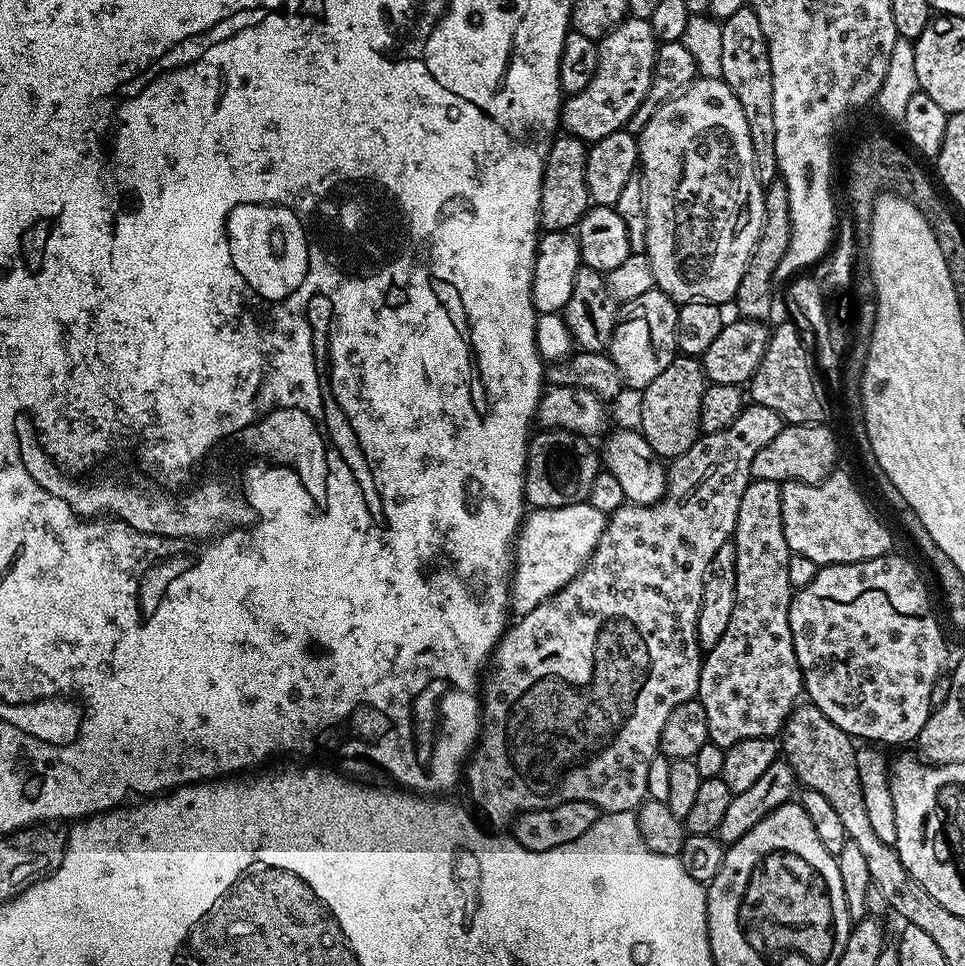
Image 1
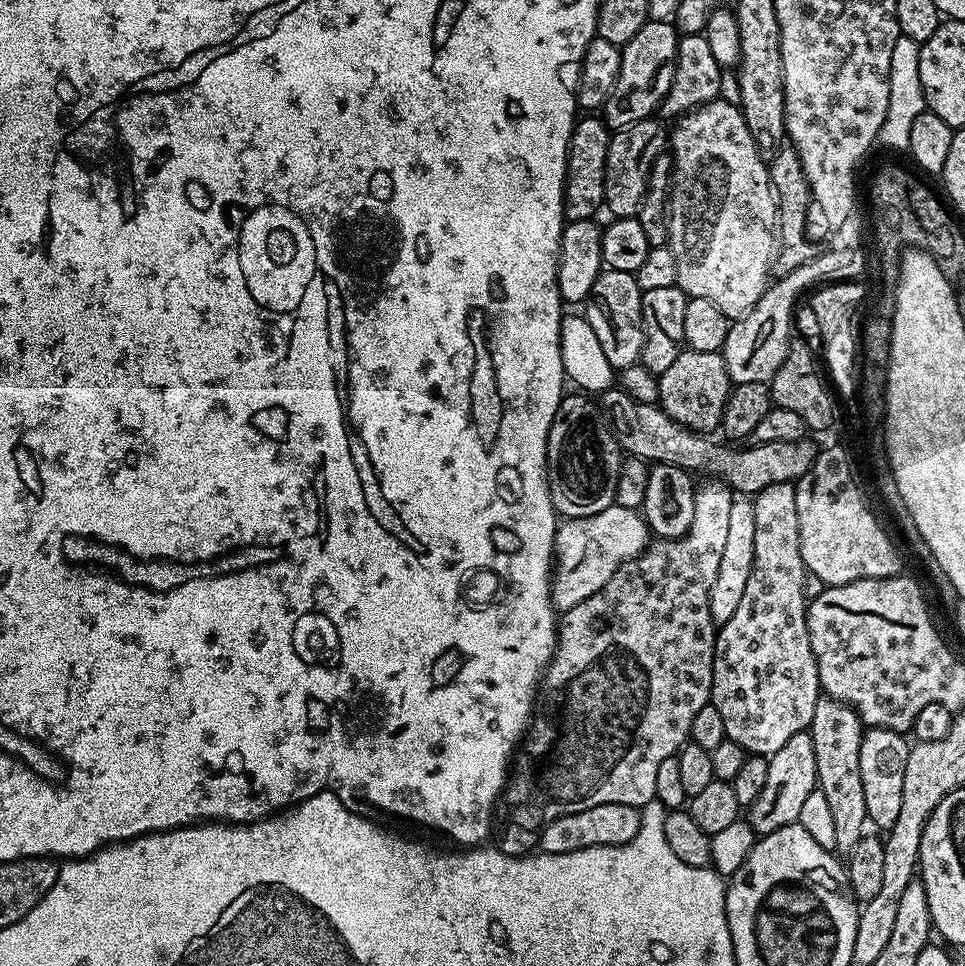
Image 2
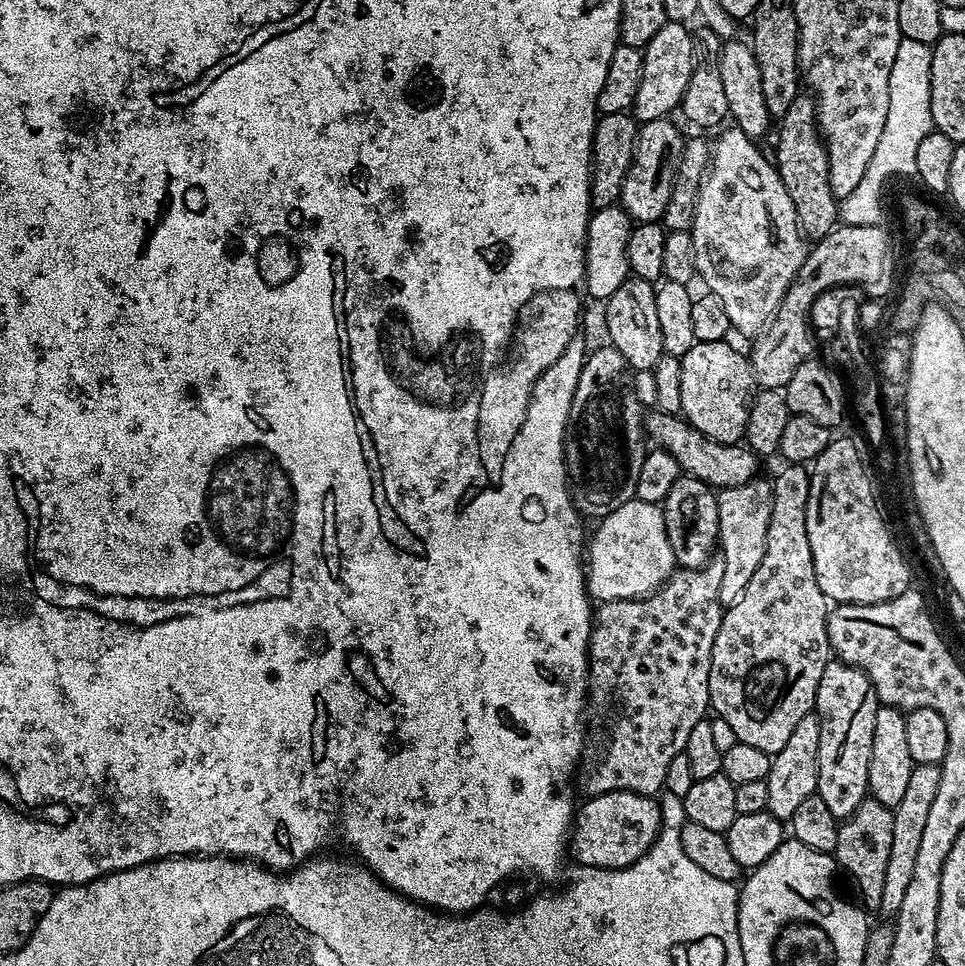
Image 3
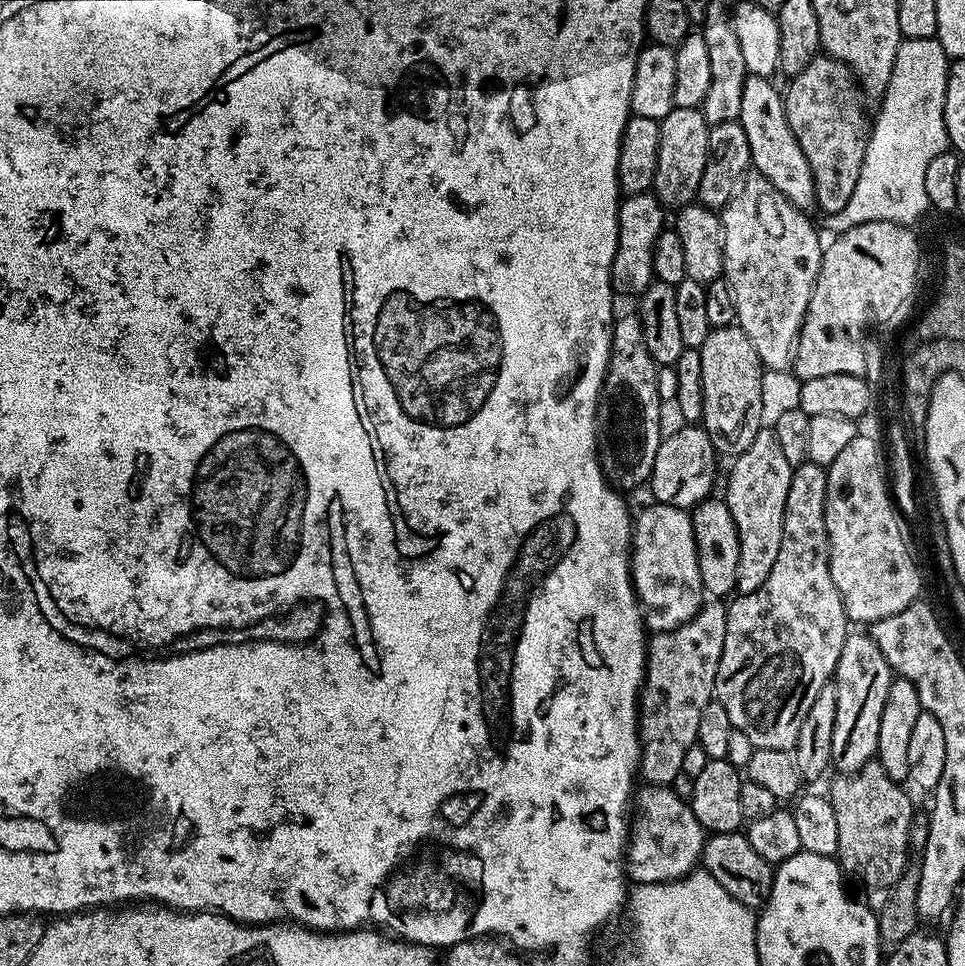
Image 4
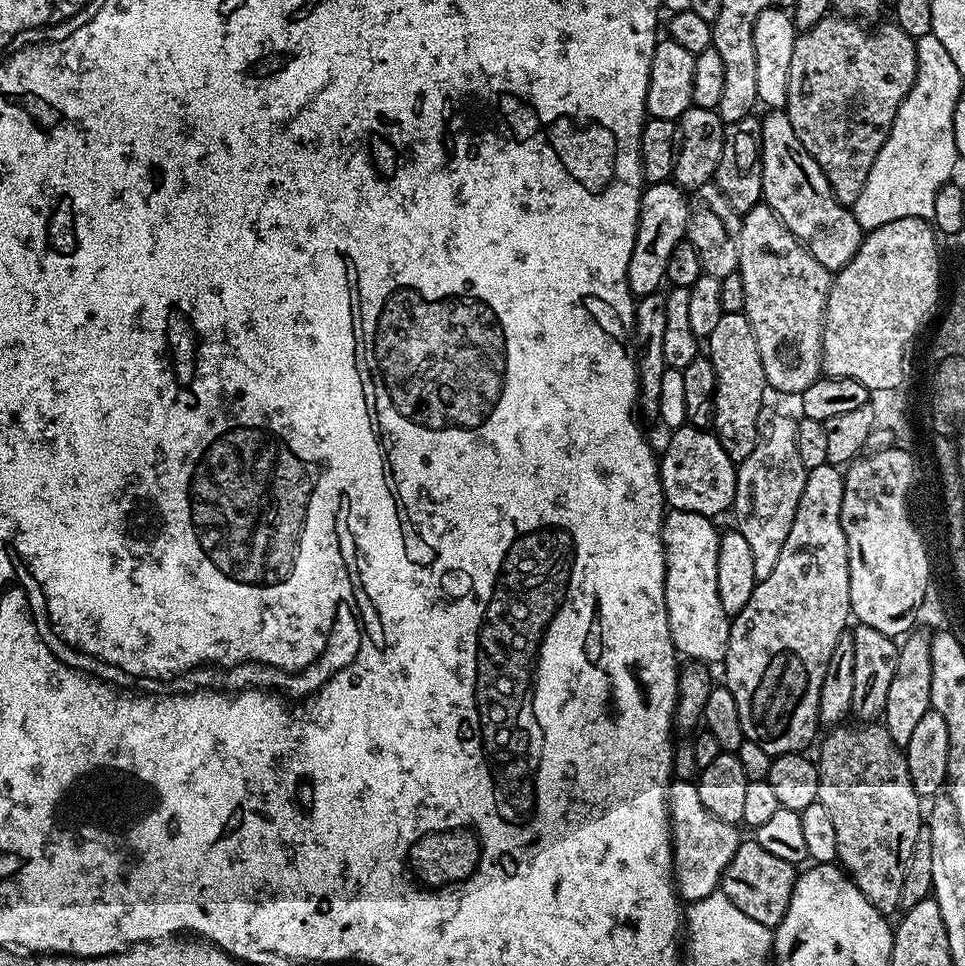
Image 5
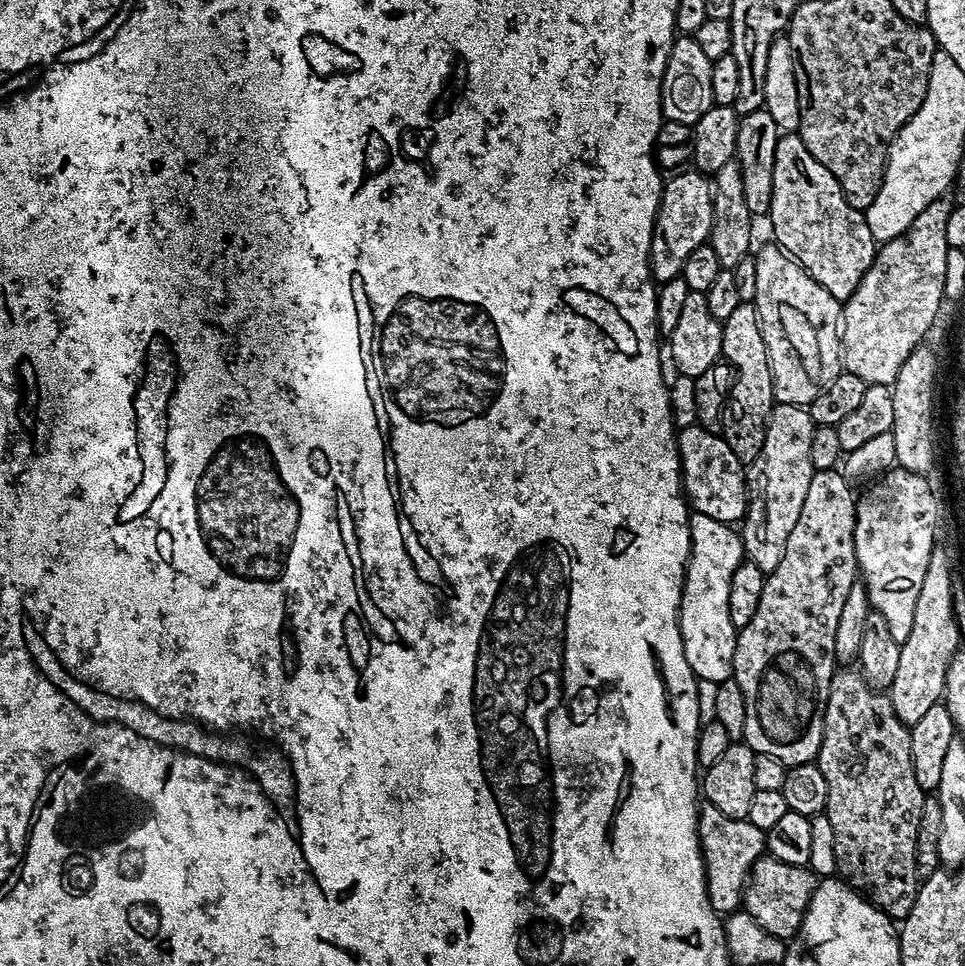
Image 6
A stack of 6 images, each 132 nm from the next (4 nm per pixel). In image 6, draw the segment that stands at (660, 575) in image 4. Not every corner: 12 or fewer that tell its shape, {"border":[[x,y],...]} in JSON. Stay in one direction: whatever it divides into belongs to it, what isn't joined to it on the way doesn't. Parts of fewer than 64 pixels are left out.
{"border":[[692,512],[680,599],[697,681],[733,679],[730,580],[745,563],[733,525]]}

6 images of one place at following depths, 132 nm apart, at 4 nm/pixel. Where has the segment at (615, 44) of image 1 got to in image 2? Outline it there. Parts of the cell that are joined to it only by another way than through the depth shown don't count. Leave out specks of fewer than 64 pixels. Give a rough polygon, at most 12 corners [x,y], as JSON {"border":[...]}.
{"border":[[649,19],[620,48],[609,129],[649,119],[674,78],[675,23]]}

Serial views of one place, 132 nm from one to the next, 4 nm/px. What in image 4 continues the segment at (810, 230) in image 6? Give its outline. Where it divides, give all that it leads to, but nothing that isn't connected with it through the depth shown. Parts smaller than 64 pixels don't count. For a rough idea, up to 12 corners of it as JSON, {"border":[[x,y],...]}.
{"border":[[748,75],[739,121],[751,167],[795,208],[815,209],[810,162],[781,89]]}

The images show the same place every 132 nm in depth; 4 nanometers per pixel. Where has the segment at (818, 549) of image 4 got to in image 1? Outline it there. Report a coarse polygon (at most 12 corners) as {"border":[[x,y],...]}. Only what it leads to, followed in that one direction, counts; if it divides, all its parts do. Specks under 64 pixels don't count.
{"border":[[779,483],[738,505],[709,741],[779,737],[804,692]]}

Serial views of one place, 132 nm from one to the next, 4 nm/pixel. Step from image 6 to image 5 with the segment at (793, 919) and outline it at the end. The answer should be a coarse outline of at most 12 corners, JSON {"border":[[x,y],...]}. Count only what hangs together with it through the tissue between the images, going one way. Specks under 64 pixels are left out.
{"border":[[744,838],[719,891],[774,930],[797,865]]}

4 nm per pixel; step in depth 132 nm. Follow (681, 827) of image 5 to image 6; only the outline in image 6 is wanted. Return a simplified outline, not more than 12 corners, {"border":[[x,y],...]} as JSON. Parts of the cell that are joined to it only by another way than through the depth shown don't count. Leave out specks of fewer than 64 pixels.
{"border":[[699,805],[696,829],[710,906],[743,905],[766,834]]}

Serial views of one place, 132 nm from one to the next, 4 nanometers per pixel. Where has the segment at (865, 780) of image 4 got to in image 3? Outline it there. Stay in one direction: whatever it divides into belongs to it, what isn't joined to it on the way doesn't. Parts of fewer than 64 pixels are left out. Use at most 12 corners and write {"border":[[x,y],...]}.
{"border":[[865,798],[838,830],[834,859],[863,907],[879,909],[893,809]]}

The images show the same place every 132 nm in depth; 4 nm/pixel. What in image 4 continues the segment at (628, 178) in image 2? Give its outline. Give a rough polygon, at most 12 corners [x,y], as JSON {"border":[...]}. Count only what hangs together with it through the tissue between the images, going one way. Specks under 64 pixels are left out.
{"border":[[700,108],[658,121],[651,191],[668,210],[696,200],[708,161]]}

